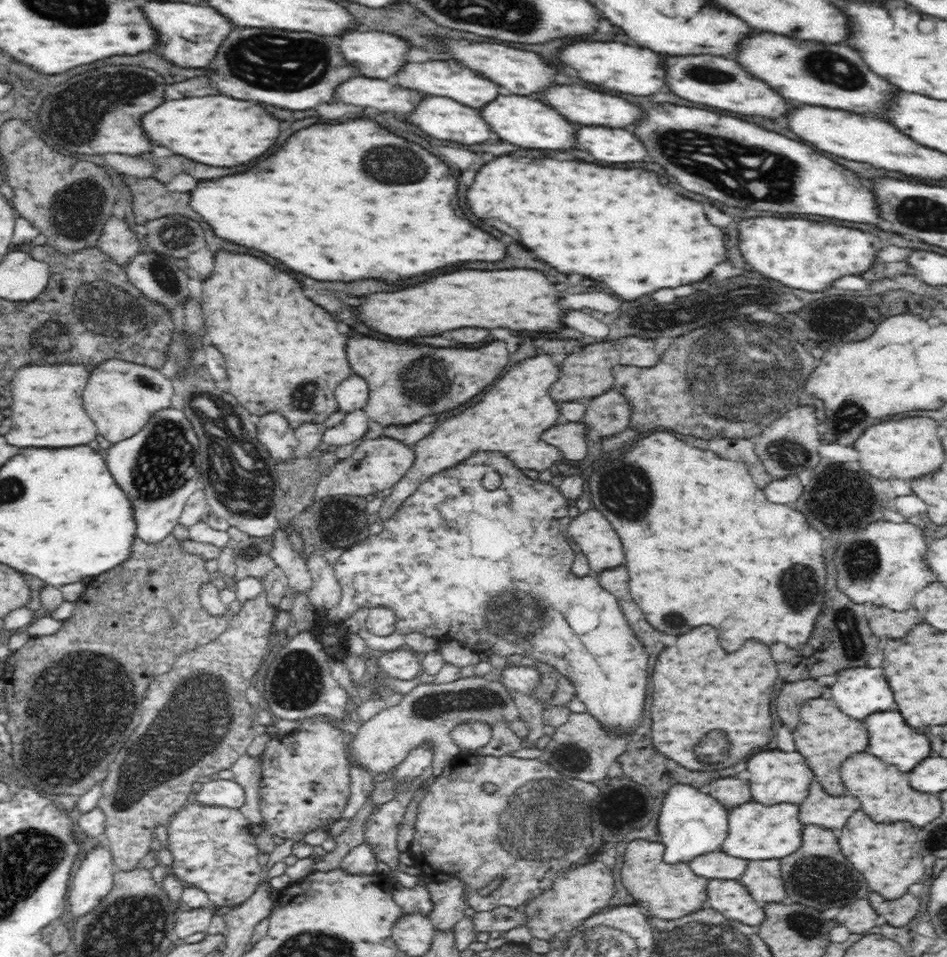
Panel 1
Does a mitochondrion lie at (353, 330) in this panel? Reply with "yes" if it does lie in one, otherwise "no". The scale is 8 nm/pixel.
no

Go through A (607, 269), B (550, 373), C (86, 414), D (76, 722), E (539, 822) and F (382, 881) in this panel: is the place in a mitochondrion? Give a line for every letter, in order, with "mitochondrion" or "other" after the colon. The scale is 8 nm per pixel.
A: other
B: other
C: other
D: mitochondrion
E: mitochondrion
F: other

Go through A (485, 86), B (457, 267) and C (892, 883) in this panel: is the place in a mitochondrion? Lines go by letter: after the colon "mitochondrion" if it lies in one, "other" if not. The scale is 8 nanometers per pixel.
A: other
B: other
C: other

